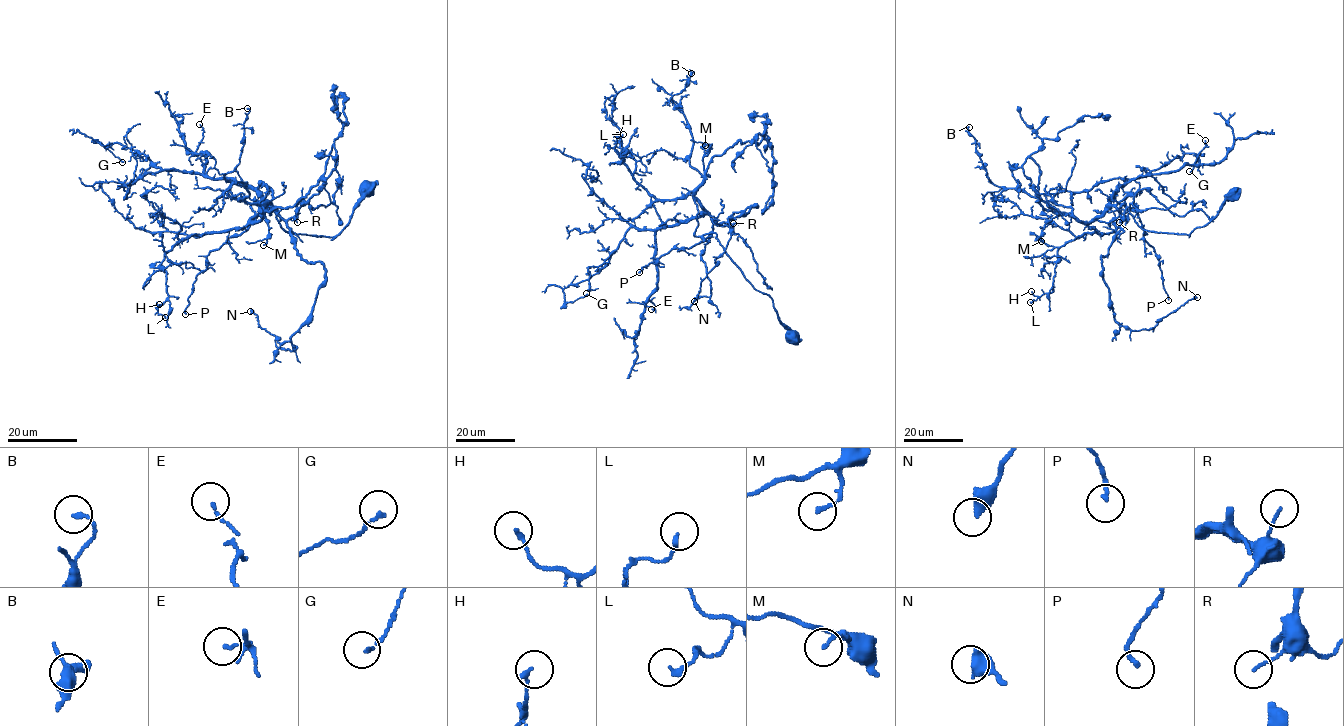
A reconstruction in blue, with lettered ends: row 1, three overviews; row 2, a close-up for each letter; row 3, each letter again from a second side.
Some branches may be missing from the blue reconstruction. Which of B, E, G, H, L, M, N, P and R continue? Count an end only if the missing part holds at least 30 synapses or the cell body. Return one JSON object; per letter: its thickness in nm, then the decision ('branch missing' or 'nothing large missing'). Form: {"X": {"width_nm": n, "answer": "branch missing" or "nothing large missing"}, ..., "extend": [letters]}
{"B": {"width_nm": 130, "answer": "nothing large missing"}, "E": {"width_nm": 110, "answer": "nothing large missing"}, "G": {"width_nm": 120, "answer": "nothing large missing"}, "H": {"width_nm": 160, "answer": "nothing large missing"}, "L": {"width_nm": 170, "answer": "nothing large missing"}, "M": {"width_nm": 120, "answer": "nothing large missing"}, "N": {"width_nm": 480, "answer": "nothing large missing"}, "P": {"width_nm": 150, "answer": "nothing large missing"}, "R": {"width_nm": 100, "answer": "nothing large missing"}, "extend": []}

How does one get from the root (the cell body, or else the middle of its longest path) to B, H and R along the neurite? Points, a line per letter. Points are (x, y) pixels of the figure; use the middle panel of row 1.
B: (793, 337), (716, 234), (695, 235), (694, 194), (705, 176), (690, 164), (692, 134), (672, 100), (691, 73)
H: (793, 337), (716, 234), (695, 235), (694, 196), (653, 197), (620, 163), (625, 157), (614, 149), (617, 135)
R: (793, 337), (772, 299), (745, 277), (716, 234), (702, 237), (711, 233), (712, 220), (730, 227), (733, 223)

